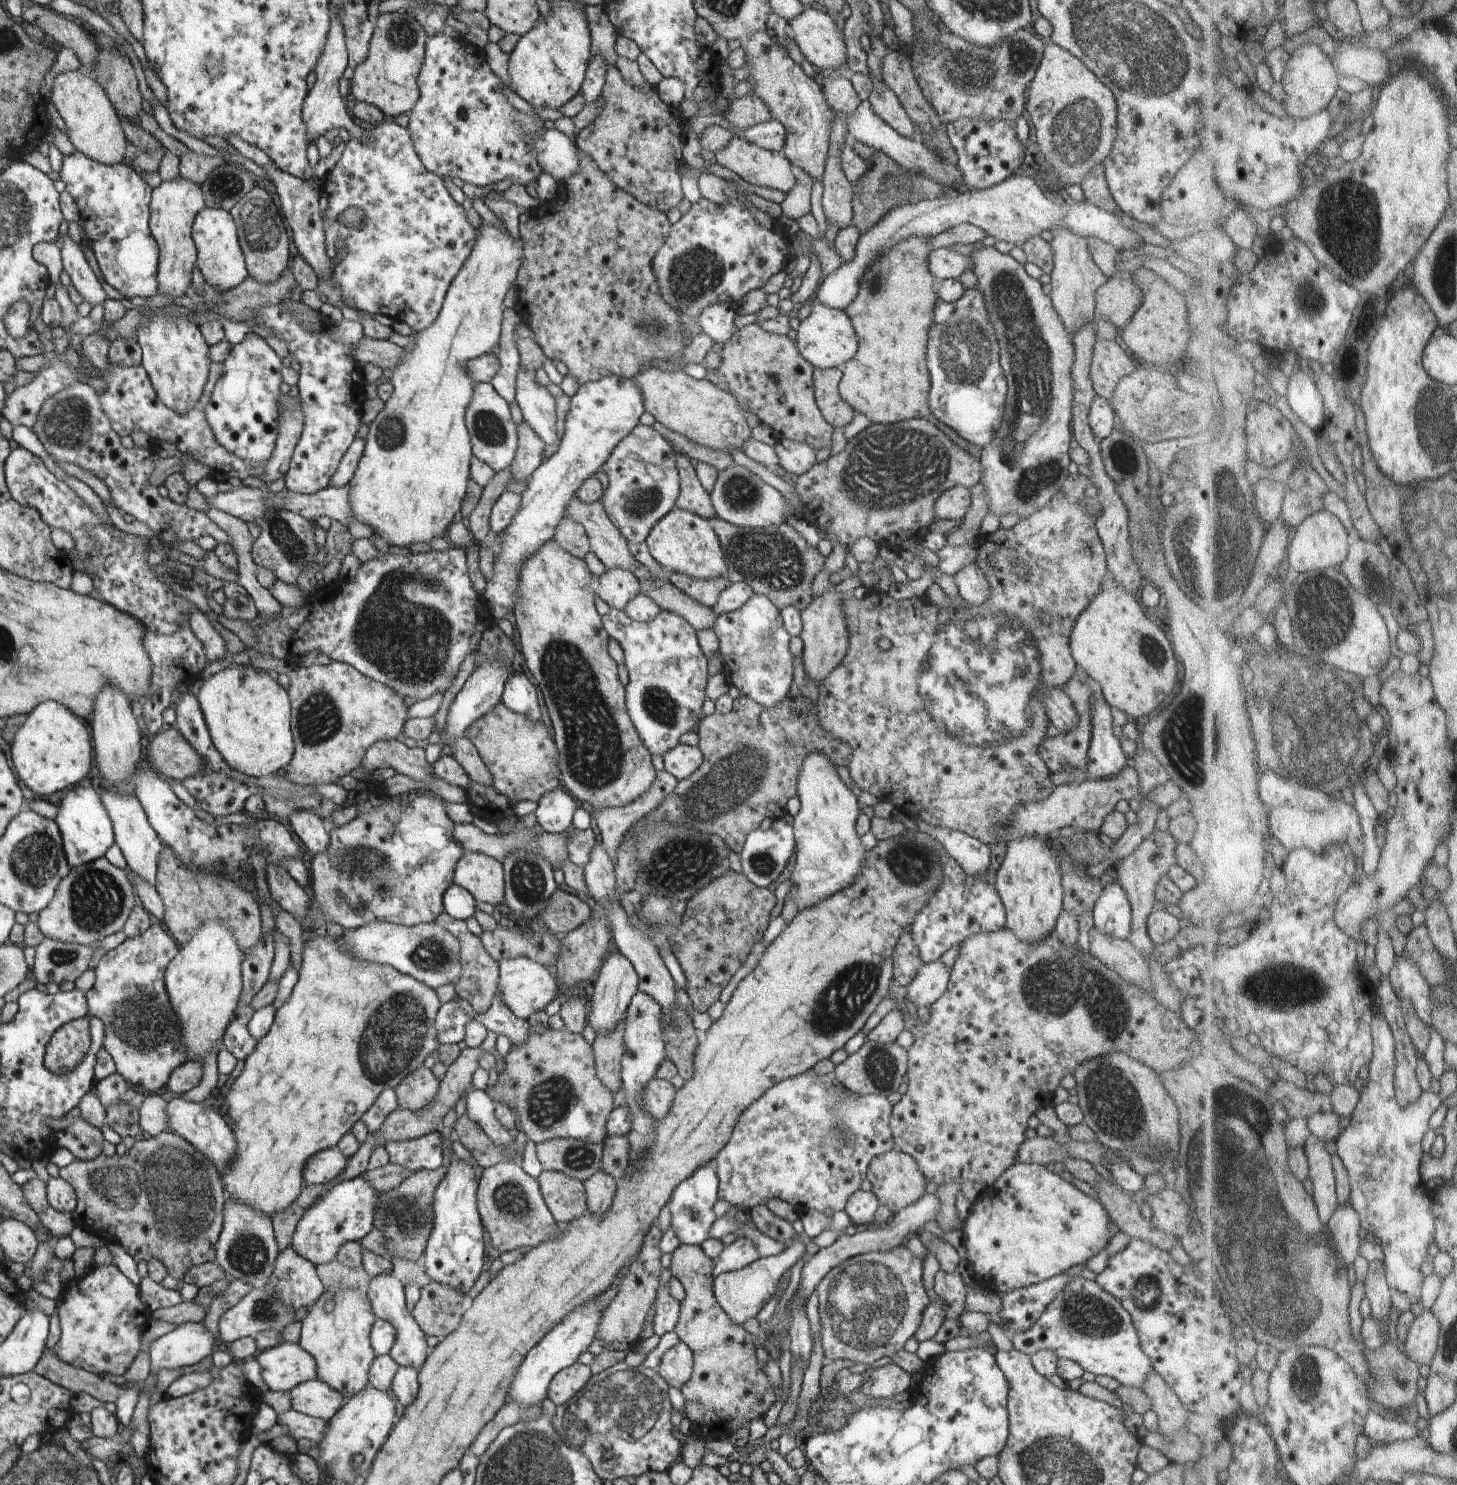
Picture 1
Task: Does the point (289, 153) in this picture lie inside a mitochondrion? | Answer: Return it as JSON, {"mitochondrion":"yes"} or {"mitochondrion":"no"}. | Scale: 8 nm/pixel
{"mitochondrion":"no"}

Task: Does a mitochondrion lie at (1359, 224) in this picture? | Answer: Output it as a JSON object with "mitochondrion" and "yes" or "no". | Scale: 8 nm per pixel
{"mitochondrion":"yes"}

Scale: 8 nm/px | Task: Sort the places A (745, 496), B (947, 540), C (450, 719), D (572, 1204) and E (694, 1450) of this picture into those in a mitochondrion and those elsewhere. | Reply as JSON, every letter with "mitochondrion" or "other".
{"A":"mitochondrion","B":"other","C":"other","D":"other","E":"other"}

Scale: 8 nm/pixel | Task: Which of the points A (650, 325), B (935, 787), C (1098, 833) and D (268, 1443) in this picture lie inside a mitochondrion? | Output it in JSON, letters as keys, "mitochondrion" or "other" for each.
{"A":"mitochondrion","B":"other","C":"other","D":"other"}

